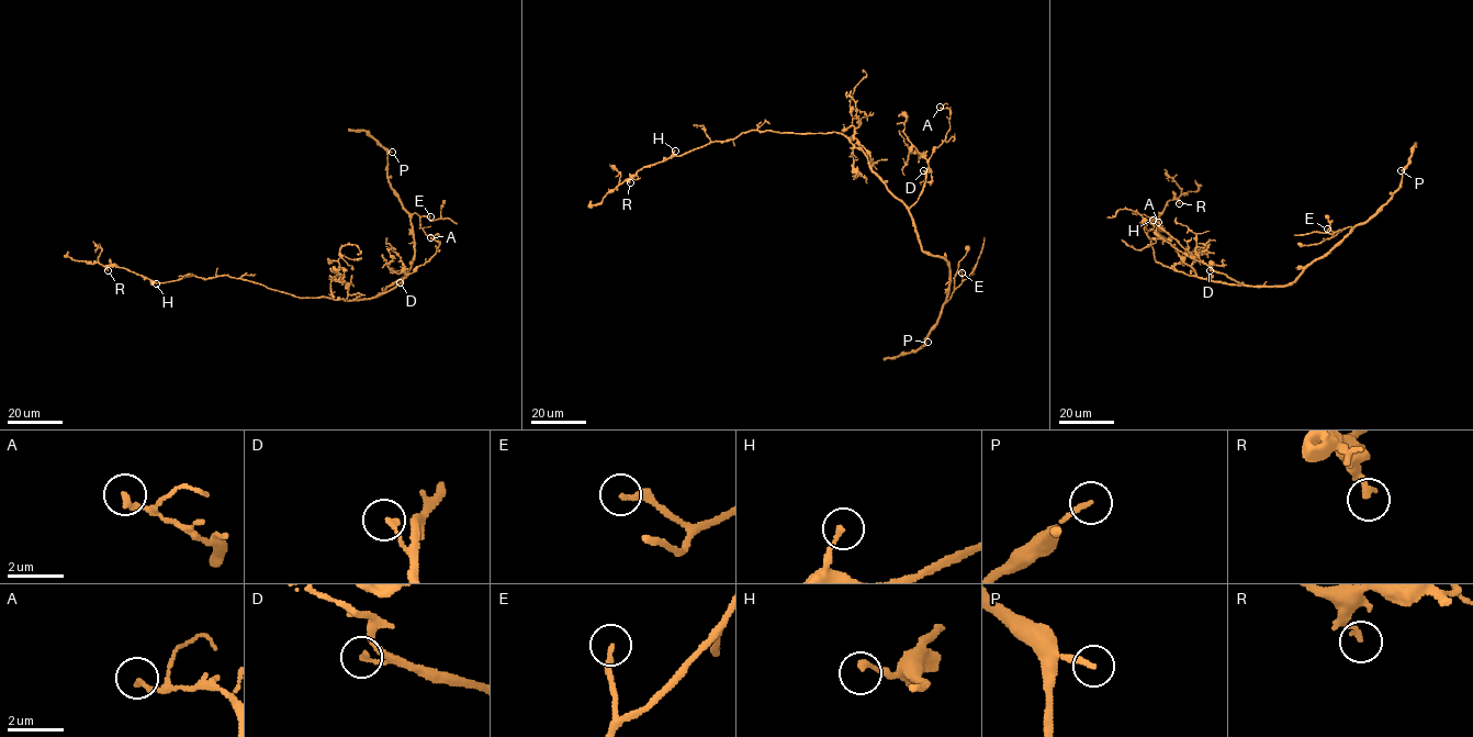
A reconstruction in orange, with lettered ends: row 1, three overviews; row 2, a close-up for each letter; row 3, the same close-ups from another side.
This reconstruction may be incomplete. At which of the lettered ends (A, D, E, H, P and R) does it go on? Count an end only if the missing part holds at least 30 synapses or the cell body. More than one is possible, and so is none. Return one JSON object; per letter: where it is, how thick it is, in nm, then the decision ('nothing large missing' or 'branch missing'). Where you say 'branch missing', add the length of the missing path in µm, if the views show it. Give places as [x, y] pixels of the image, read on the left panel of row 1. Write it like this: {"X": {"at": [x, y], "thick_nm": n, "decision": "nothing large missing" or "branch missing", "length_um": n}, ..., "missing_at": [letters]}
{"A": {"at": [430, 237], "thick_nm": 200, "decision": "nothing large missing"}, "D": {"at": [400, 282], "thick_nm": 180, "decision": "nothing large missing"}, "E": {"at": [430, 216], "thick_nm": 220, "decision": "nothing large missing"}, "H": {"at": [156, 283], "thick_nm": 180, "decision": "nothing large missing"}, "P": {"at": [392, 152], "thick_nm": 190, "decision": "branch missing", "length_um": 80}, "R": {"at": [108, 270], "thick_nm": 180, "decision": "nothing large missing"}, "missing_at": ["P"]}

